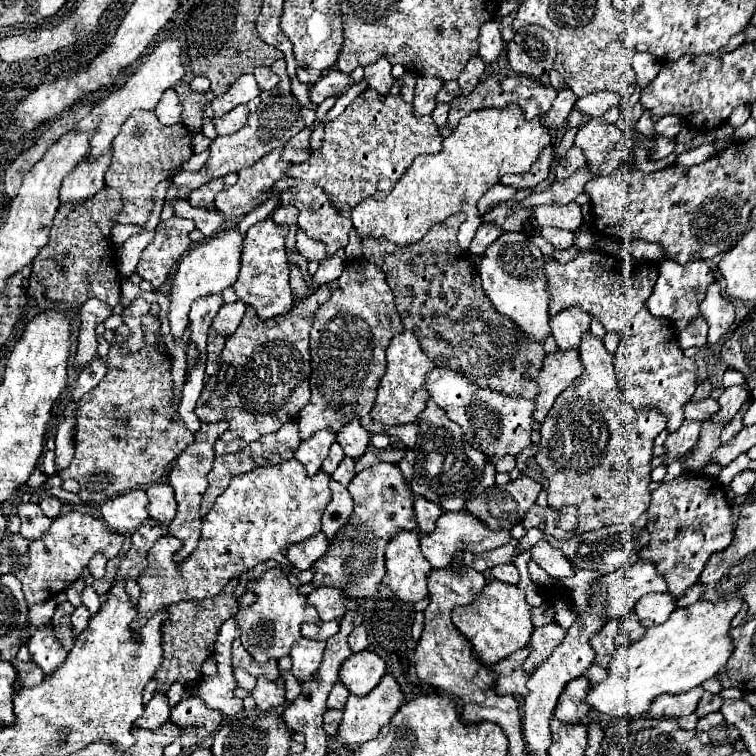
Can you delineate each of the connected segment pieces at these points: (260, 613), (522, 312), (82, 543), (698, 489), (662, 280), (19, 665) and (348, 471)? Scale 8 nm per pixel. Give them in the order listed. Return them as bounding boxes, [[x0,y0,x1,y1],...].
[[239,568,319,664],[479,232,549,342],[15,512,125,606],[641,474,733,598],[646,260,713,322],[13,662,43,692],[331,458,355,486]]

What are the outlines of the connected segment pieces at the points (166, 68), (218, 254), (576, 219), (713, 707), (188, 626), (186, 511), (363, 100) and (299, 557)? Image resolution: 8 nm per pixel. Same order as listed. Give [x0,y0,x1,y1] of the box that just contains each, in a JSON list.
[[75,38,185,158],[169,228,245,338],[533,202,583,230],[697,692,723,718],[155,578,239,694],[169,420,227,560],[281,80,441,256],[287,532,327,570]]

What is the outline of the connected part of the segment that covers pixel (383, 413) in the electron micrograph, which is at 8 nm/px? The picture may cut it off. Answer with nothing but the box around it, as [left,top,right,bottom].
[371,330,435,426]

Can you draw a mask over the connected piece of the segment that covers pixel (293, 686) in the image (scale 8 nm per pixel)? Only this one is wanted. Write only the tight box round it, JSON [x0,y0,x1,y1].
[283,672,301,702]

